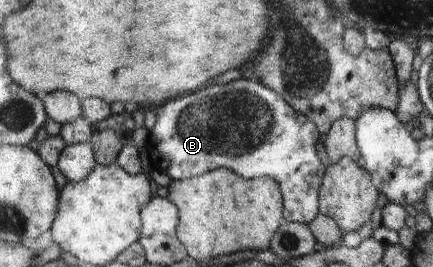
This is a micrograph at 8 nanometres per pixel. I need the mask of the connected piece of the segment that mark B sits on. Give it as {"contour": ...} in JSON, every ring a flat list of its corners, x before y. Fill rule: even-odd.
{"contour":[[238,79,226,85,210,85,202,91,172,99,172,103,164,103,145,147,149,153,151,171,164,172,172,180,196,177,216,167,236,171,236,175,244,175,244,179,274,175,279,187,283,188,284,219,289,222,310,223,318,215,318,189,322,189,320,183,323,183,322,175,325,175,324,167,316,155,316,141,318,128,308,116,297,112,287,100,278,97,272,89,260,85,258,81]]}

